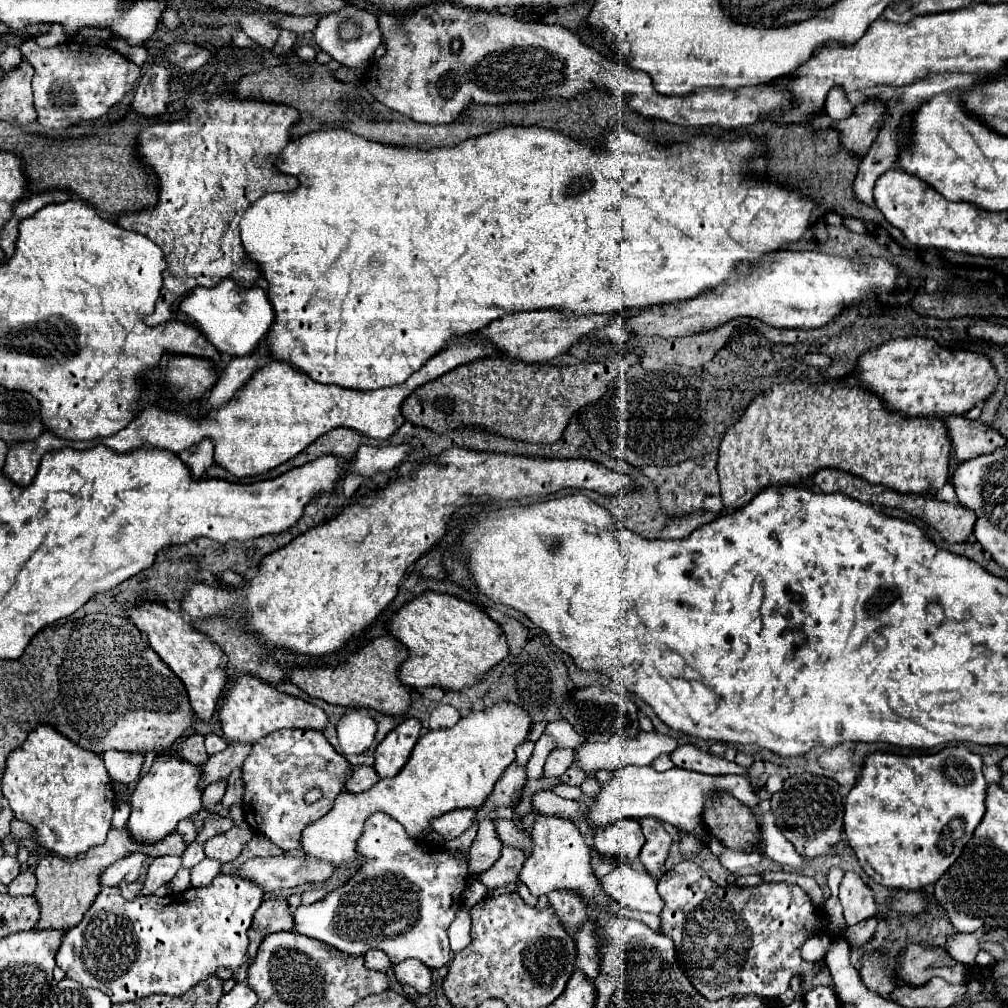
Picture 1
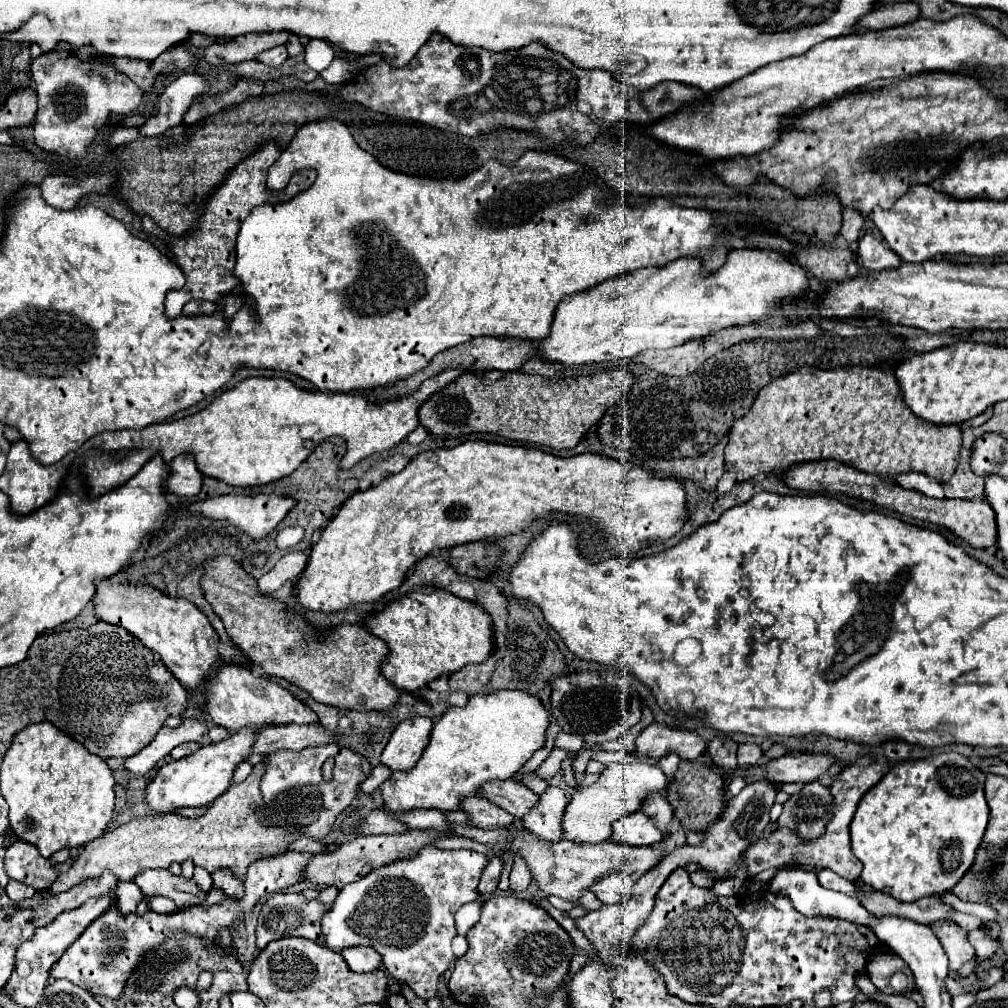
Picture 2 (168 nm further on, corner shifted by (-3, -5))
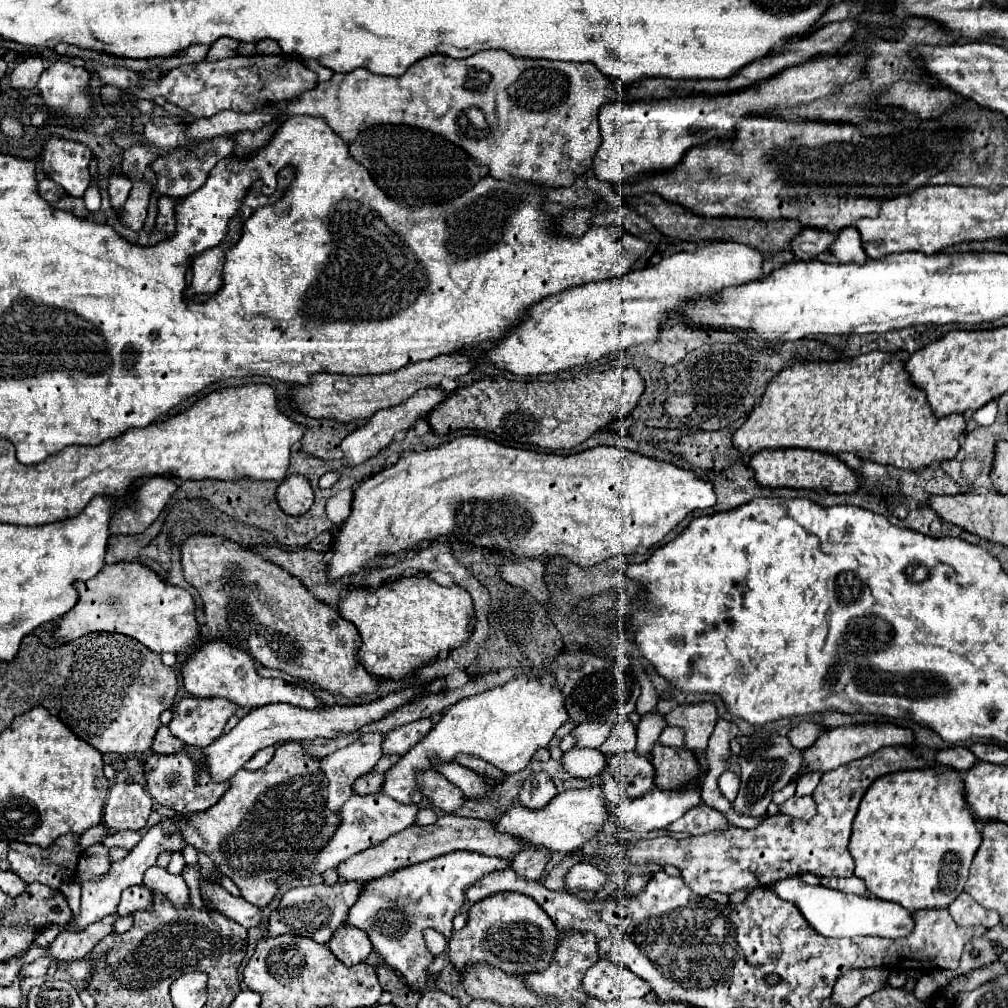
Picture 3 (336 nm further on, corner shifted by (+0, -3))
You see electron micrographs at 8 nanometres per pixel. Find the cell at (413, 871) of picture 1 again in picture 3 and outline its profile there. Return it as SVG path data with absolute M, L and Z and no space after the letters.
M458 850L428 862L400 868L388 876L366 882L342 924L364 930L370 936L374 950L382 956L384 964L398 972L412 992L420 994L428 982L428 966L434 962L434 956L422 938L422 930L434 928L450 938L452 918L464 906L466 890L488 872L504 870L508 866L510 862L504 862L502 858Z

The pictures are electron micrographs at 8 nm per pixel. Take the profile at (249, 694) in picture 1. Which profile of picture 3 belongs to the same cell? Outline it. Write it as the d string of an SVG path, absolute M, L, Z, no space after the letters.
M214 640L204 644L198 652L194 652L184 668L182 668L182 676L184 676L184 686L192 696L198 698L226 698L228 702L236 704L242 710L254 710L266 704L292 704L304 710L314 710L320 706L320 702L314 698L312 692L304 690L302 686L292 686L284 680L272 680L272 678L262 678L258 676L256 668L254 668L254 660L238 648L228 646L222 640Z

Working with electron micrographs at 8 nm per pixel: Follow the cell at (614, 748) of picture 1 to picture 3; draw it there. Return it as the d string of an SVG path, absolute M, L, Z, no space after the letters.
M710 702L676 706L664 716L666 726L678 726L684 730L684 746L692 752L704 750L718 720L716 708Z

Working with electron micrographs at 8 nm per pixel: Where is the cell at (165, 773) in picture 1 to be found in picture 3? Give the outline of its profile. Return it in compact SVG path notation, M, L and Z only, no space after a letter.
M418 688L402 690L396 694L382 696L376 702L364 704L364 706L334 706L334 708L316 708L316 710L304 710L294 708L290 704L274 704L258 708L258 712L248 712L242 716L242 720L236 724L234 730L228 734L222 734L212 744L204 748L204 766L208 768L212 782L226 782L230 776L234 776L238 770L244 768L244 764L262 748L274 746L278 742L286 740L314 740L314 738L332 738L338 732L354 732L362 728L364 724L370 724L374 720L380 720L388 712L396 710L398 706L414 700L418 694Z

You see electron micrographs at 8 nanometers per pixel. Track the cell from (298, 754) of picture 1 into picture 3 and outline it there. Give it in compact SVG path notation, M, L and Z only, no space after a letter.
M378 732L364 734L362 738L358 738L350 746L340 748L340 750L336 750L336 752L332 752L320 760L320 770L328 778L328 808L330 808L330 812L338 812L342 808L342 804L352 796L354 780L372 772L374 764L382 758L382 738L384 736Z

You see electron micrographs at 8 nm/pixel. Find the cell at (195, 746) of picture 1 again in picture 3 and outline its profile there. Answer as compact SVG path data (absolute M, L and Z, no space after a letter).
M160 726L158 732L156 732L152 750L154 750L156 754L176 754L176 752L186 750L186 744L184 744L182 740L174 738L166 726Z

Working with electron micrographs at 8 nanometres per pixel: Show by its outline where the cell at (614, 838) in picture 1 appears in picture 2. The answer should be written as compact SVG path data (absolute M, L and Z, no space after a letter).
M641 810L614 822L612 836L615 842L625 842L631 846L651 846L663 840L661 830L657 830L657 826L653 826Z

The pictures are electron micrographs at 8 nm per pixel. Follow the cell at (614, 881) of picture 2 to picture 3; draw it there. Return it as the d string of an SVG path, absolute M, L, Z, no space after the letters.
M578 862L566 874L566 884L570 892L576 892L576 890L600 892L606 886L606 882L608 882L608 874L602 872L592 862Z

